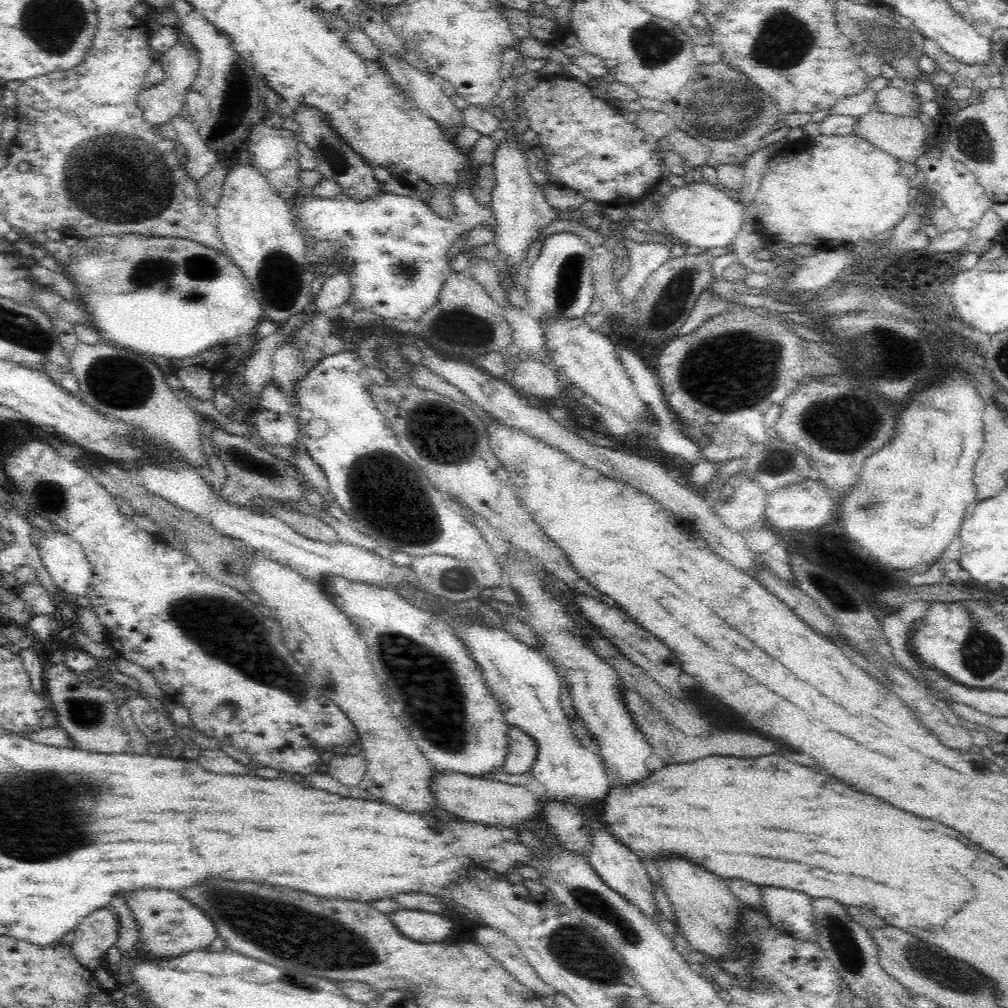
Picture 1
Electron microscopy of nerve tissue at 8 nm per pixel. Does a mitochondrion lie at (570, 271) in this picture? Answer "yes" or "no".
yes

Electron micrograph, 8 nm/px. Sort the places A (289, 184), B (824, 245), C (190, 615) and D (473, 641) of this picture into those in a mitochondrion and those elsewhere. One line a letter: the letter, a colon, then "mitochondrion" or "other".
A: other
B: other
C: mitochondrion
D: other

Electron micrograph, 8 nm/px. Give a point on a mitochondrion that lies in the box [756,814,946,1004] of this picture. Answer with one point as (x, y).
(847, 947)

